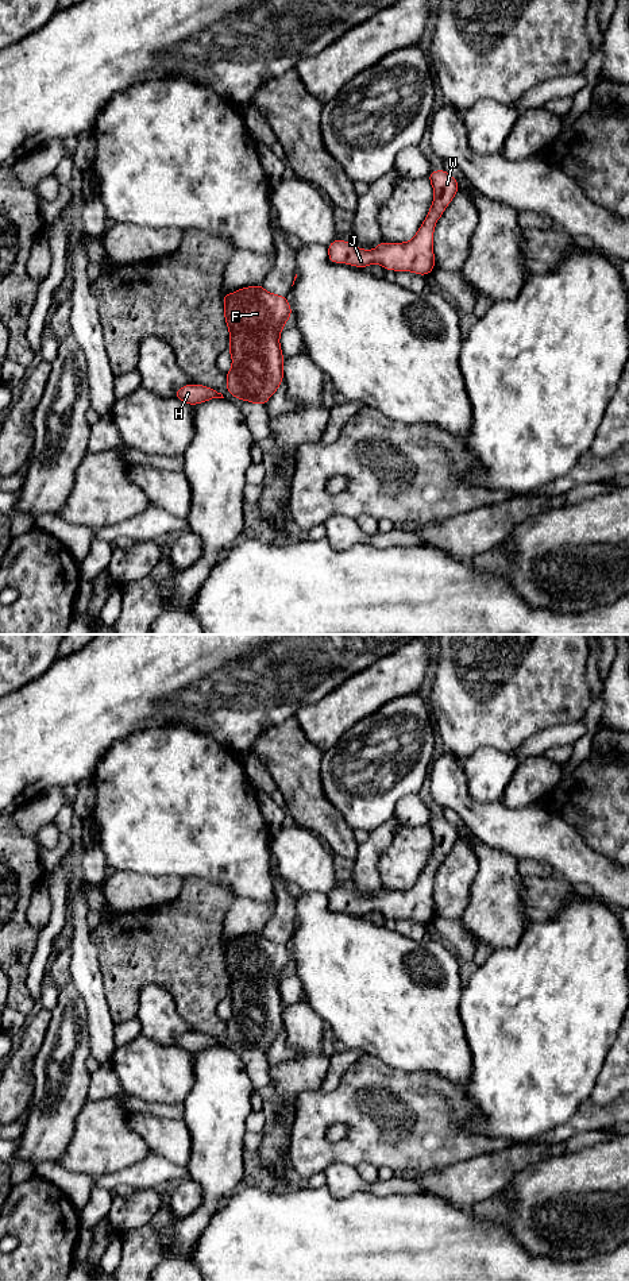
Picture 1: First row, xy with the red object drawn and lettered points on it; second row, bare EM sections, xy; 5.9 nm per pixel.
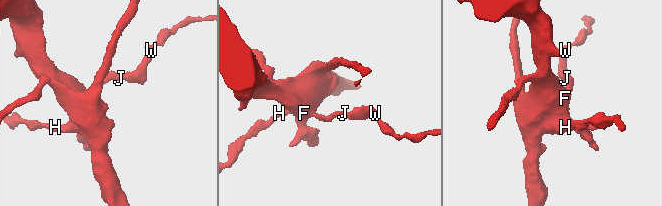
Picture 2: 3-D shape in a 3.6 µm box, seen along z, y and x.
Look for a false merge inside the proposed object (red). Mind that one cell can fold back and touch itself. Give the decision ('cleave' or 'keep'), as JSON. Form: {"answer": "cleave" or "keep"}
{"answer": "keep"}

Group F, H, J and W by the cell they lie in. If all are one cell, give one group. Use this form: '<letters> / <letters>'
F H J W

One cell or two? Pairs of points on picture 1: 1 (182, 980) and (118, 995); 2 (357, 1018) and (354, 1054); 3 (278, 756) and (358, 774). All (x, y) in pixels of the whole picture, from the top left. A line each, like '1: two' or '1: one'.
1: one
2: two
3: two

